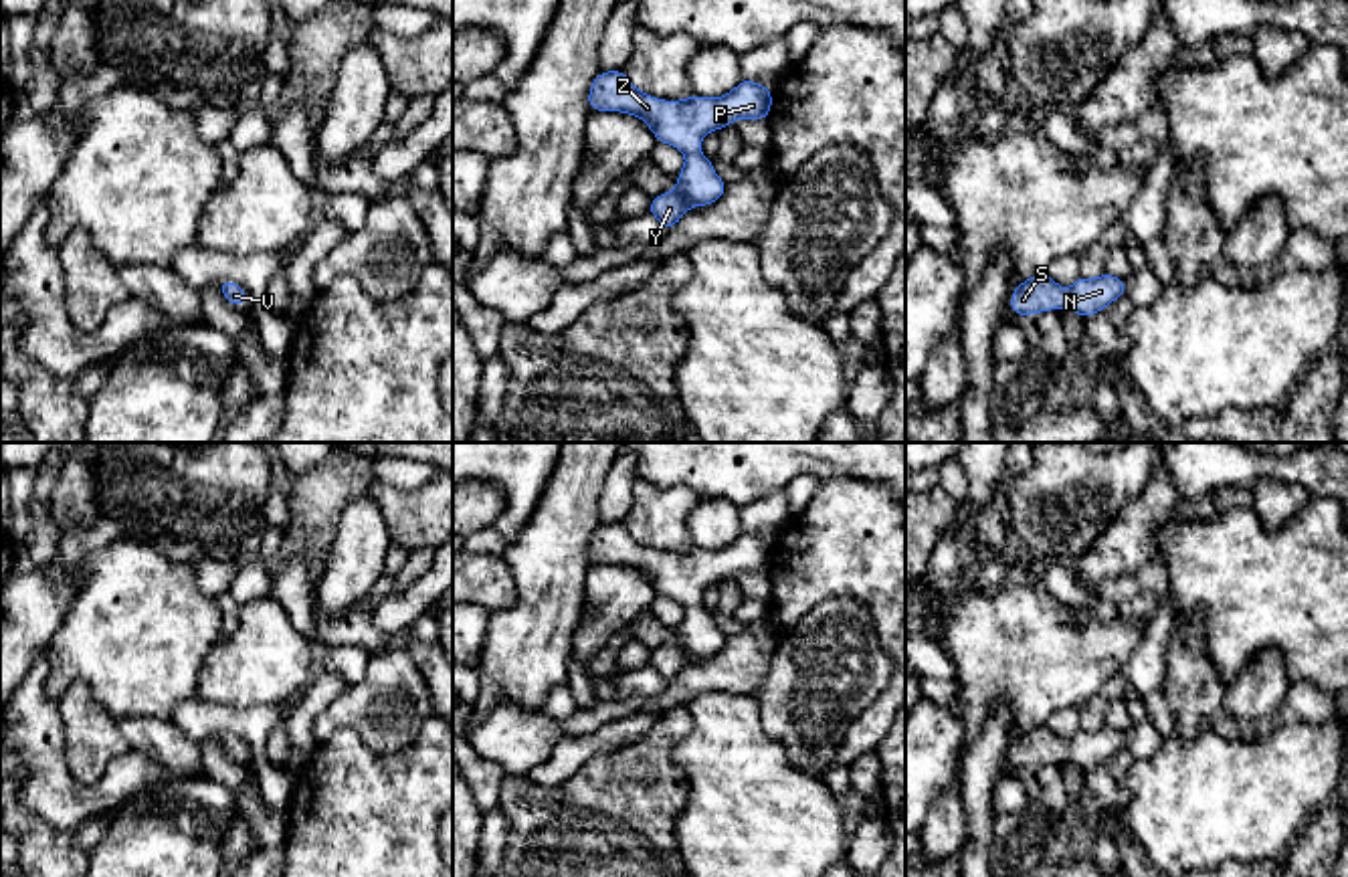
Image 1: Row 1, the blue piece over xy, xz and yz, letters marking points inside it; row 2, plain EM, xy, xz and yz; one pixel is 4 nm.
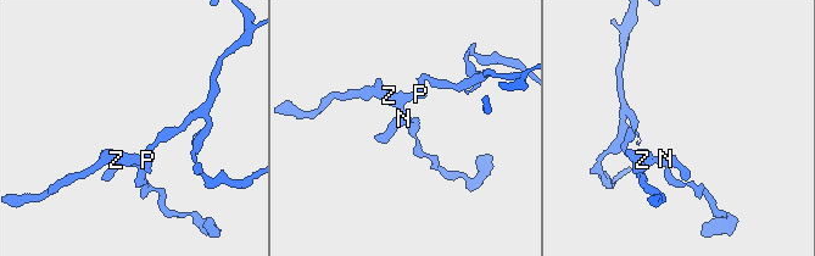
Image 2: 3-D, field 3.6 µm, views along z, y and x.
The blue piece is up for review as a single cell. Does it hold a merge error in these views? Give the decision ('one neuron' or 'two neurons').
one neuron

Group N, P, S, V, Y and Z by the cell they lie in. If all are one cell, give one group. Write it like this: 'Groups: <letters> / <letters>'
Groups: N P S V Y Z

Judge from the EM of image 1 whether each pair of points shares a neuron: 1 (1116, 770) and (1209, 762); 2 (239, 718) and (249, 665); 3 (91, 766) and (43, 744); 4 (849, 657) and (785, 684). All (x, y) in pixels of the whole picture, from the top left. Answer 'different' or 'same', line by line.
1: different
2: different
3: different
4: same

